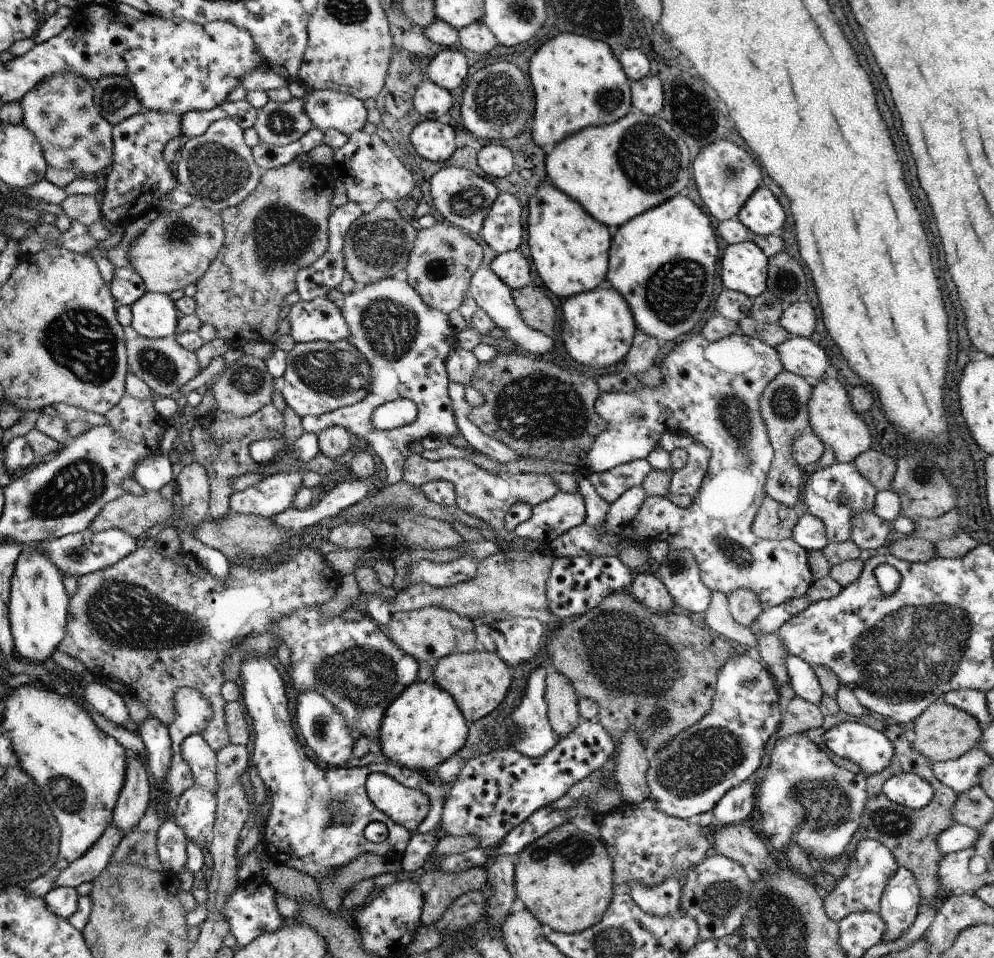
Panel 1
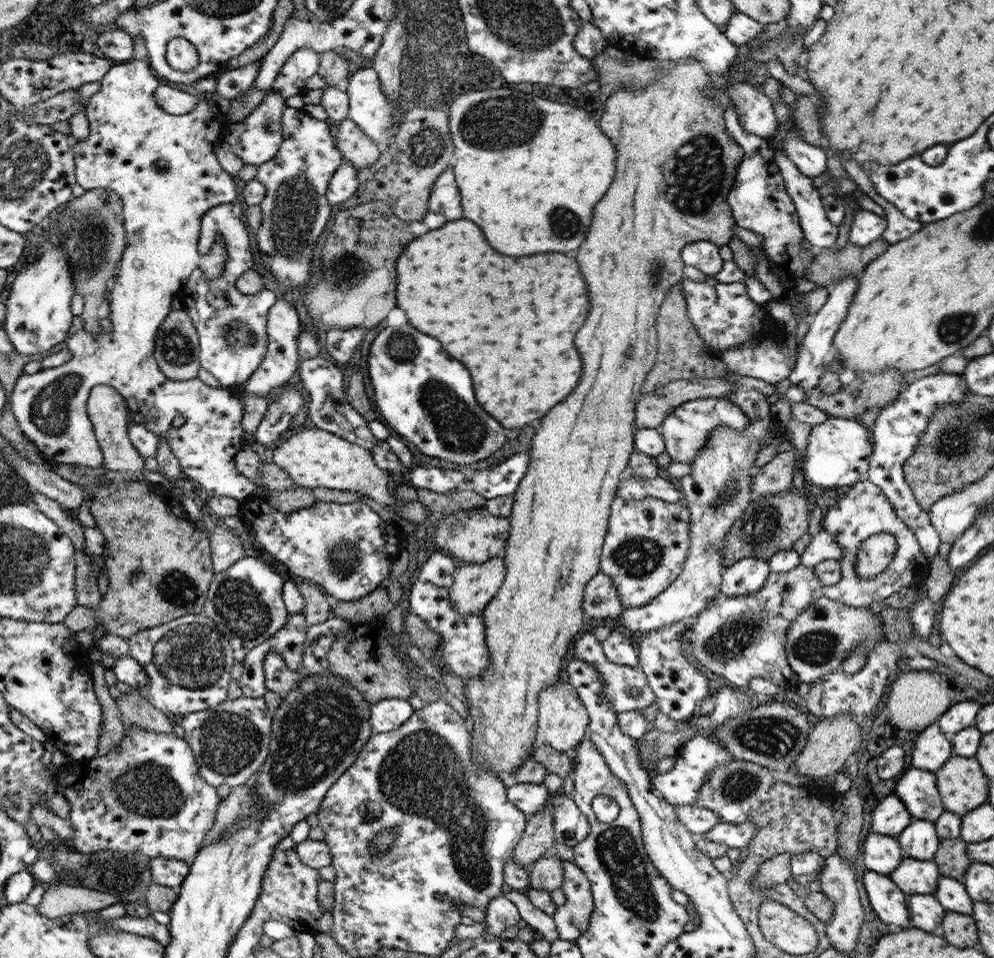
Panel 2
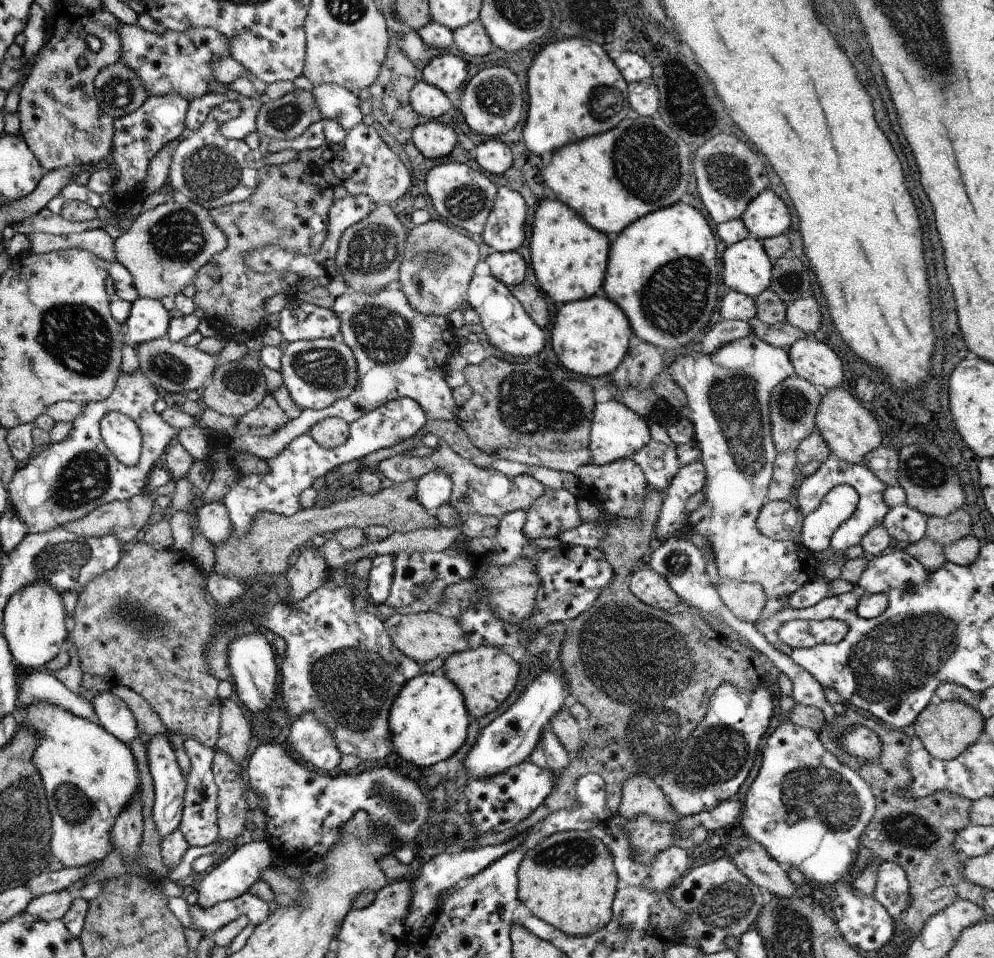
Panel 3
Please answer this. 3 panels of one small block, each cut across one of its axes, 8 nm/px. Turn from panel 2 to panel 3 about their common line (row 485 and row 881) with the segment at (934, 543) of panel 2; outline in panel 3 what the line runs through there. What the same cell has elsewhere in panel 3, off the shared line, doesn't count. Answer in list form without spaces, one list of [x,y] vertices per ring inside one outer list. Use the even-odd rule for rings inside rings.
[[[884,861],[878,868],[876,876],[875,899],[886,908],[892,920],[900,920],[902,912],[908,910],[910,904],[910,882],[904,869],[895,862]]]

